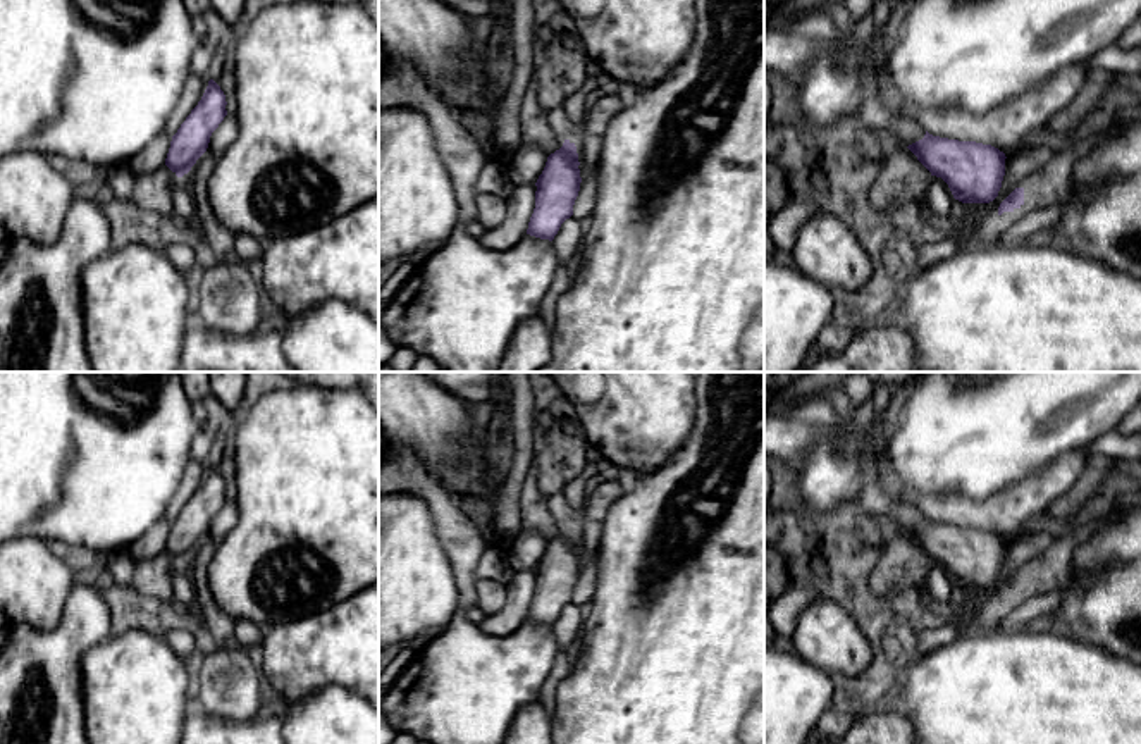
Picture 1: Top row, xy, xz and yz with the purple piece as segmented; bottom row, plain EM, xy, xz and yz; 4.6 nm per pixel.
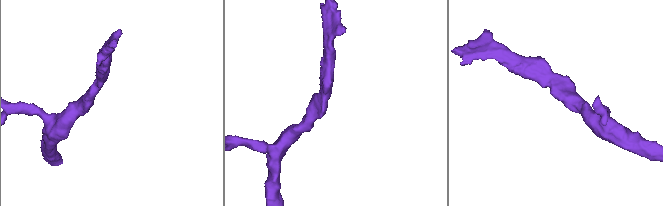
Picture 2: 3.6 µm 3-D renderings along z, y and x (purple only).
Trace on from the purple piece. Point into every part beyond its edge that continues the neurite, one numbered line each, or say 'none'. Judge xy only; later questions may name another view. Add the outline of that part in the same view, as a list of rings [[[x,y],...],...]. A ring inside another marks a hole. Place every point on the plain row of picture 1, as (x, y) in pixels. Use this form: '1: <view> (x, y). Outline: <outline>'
none

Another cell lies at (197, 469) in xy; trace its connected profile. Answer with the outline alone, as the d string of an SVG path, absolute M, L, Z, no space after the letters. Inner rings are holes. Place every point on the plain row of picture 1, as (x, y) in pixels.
M194 453L189 463L186 465L179 489L176 491L174 498L170 499L167 506L165 518L169 522L174 522L181 510L186 506L186 503L191 499L191 496L198 491L201 486L207 472L208 472L208 460L201 456L200 453Z

